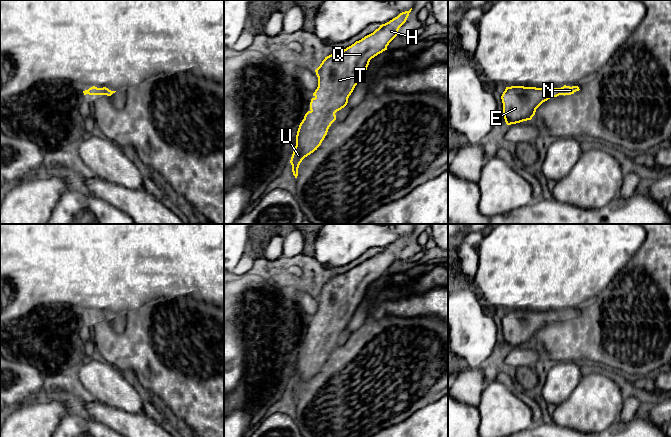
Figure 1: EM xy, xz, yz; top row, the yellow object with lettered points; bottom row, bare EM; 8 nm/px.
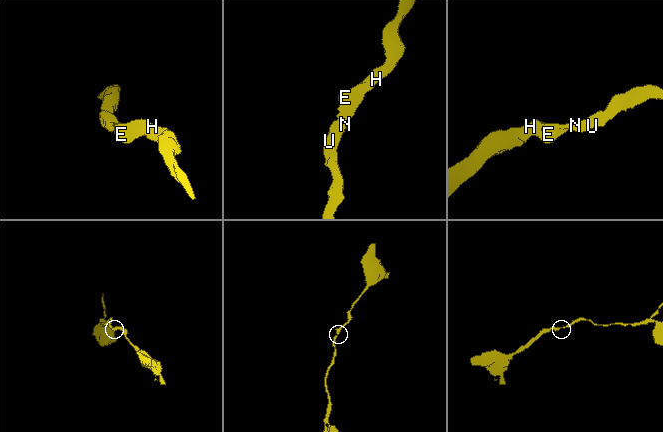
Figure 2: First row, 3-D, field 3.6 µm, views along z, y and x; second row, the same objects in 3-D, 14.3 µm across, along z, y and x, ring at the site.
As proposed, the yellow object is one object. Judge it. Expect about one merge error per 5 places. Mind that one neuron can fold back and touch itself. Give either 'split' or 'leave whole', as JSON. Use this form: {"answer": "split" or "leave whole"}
{"answer": "leave whole"}

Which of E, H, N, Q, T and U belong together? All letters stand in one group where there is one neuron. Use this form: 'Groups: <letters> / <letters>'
Groups: E H N Q T U

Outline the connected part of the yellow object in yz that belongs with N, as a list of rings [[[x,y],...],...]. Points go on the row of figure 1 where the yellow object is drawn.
[[[566,85],[561,88],[506,87],[501,96],[505,122],[511,125],[531,120],[543,102],[559,95],[571,95],[579,90],[578,86]]]

